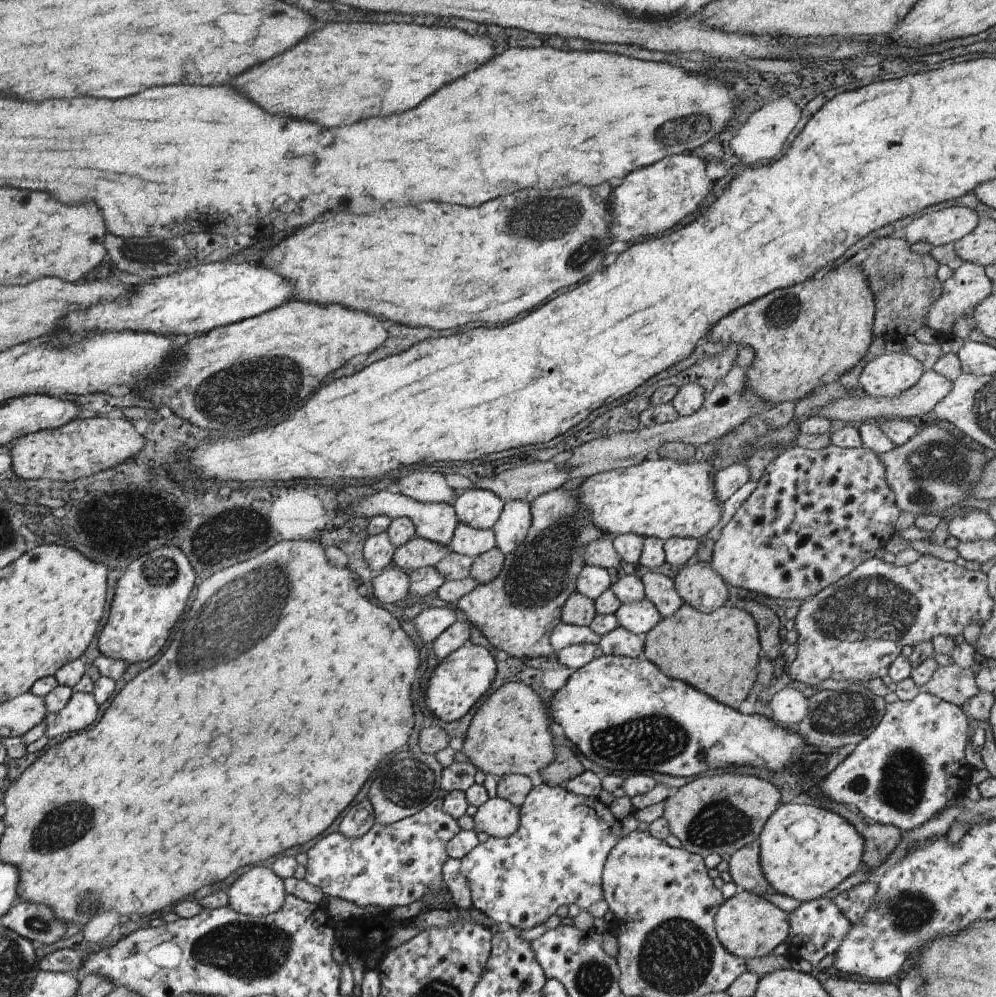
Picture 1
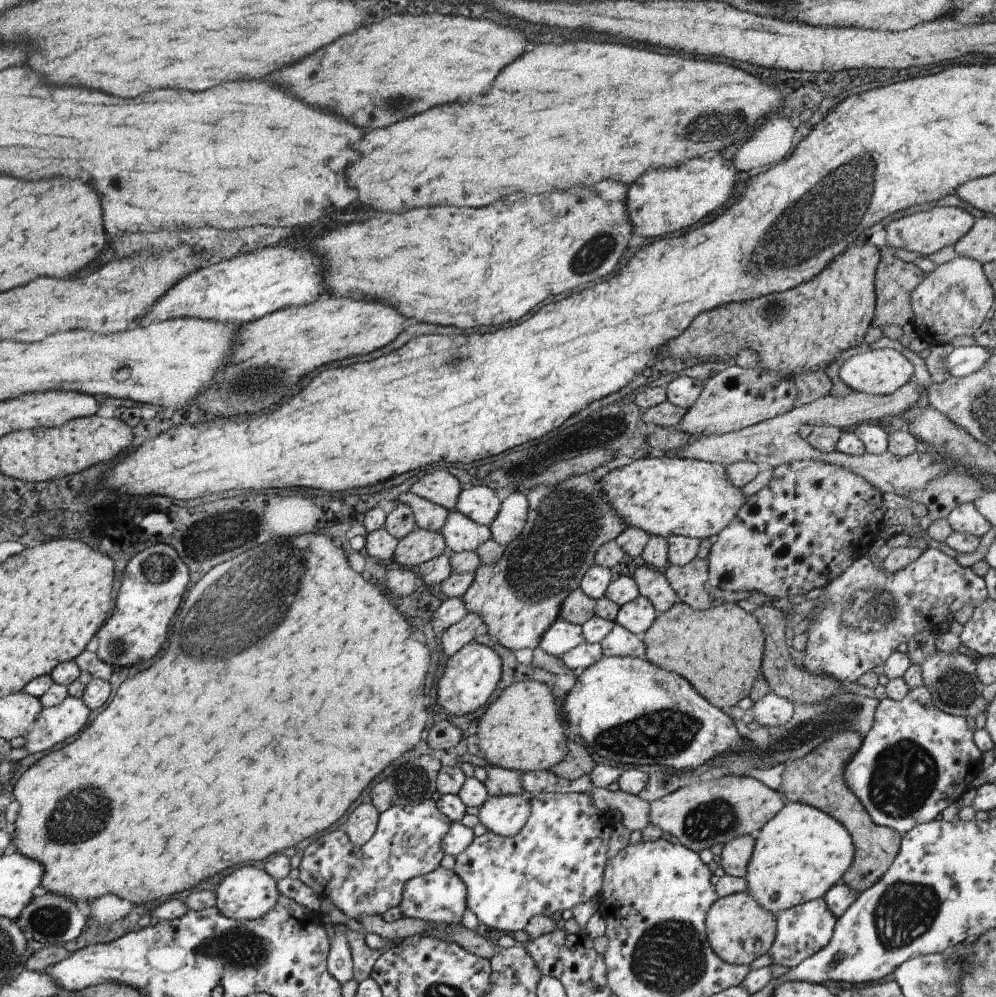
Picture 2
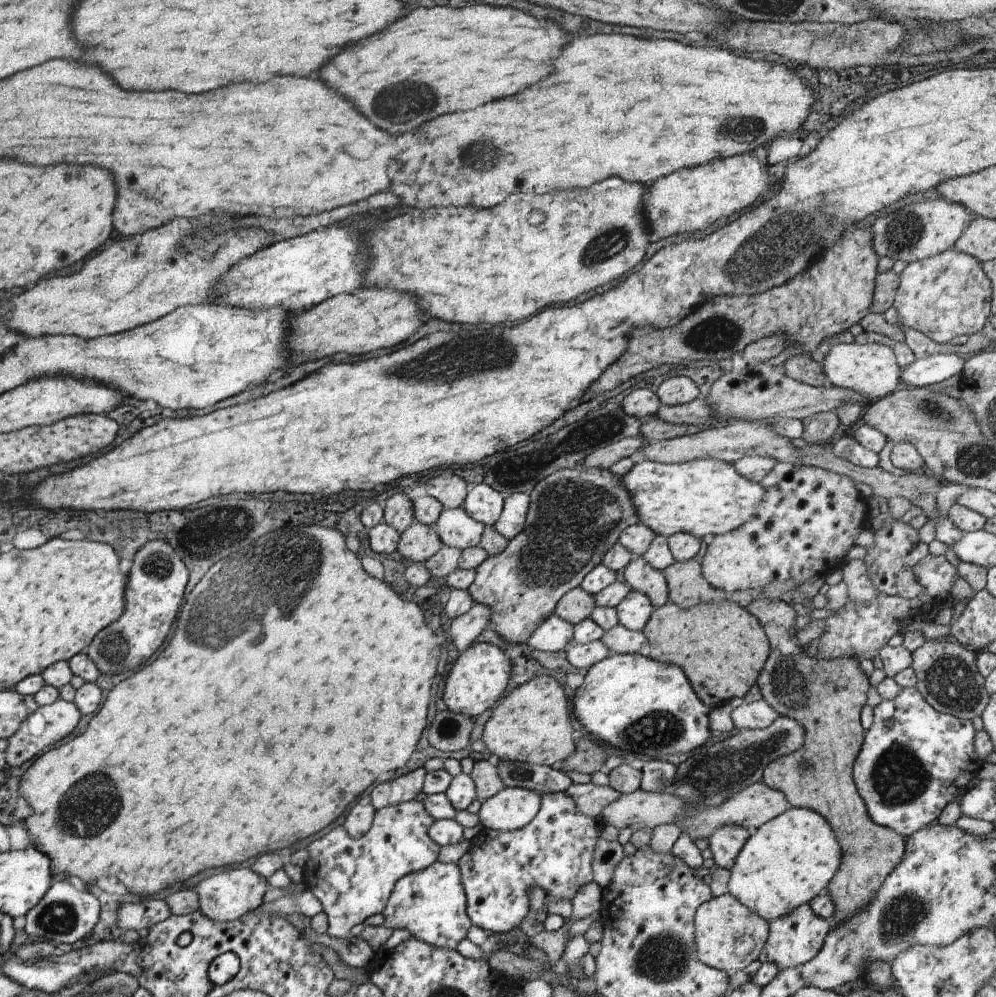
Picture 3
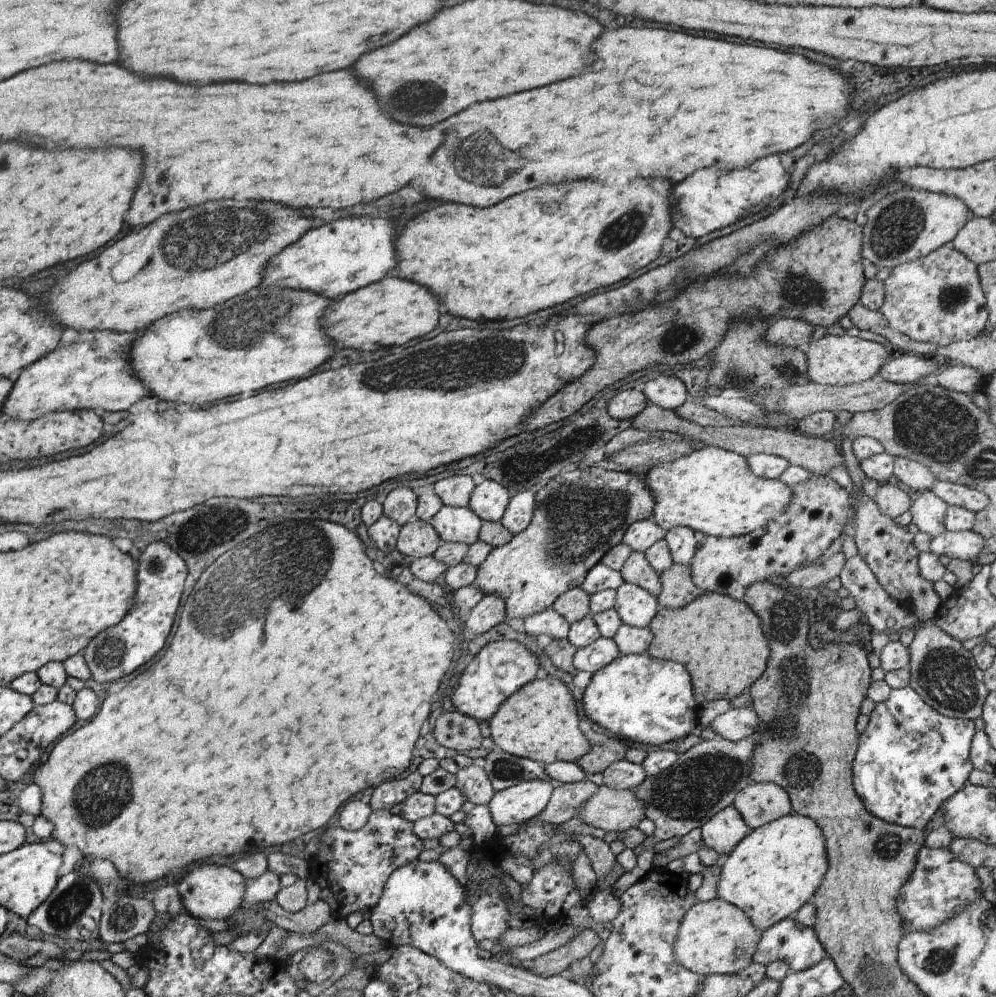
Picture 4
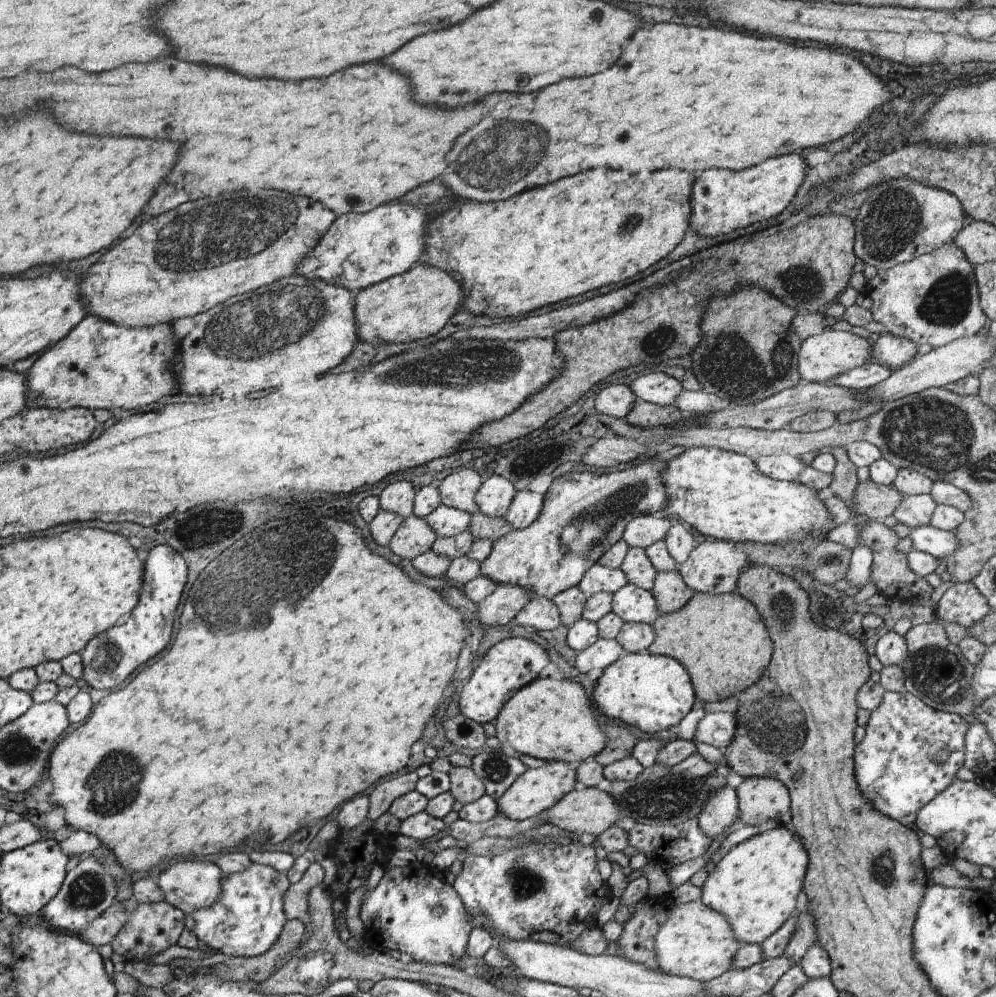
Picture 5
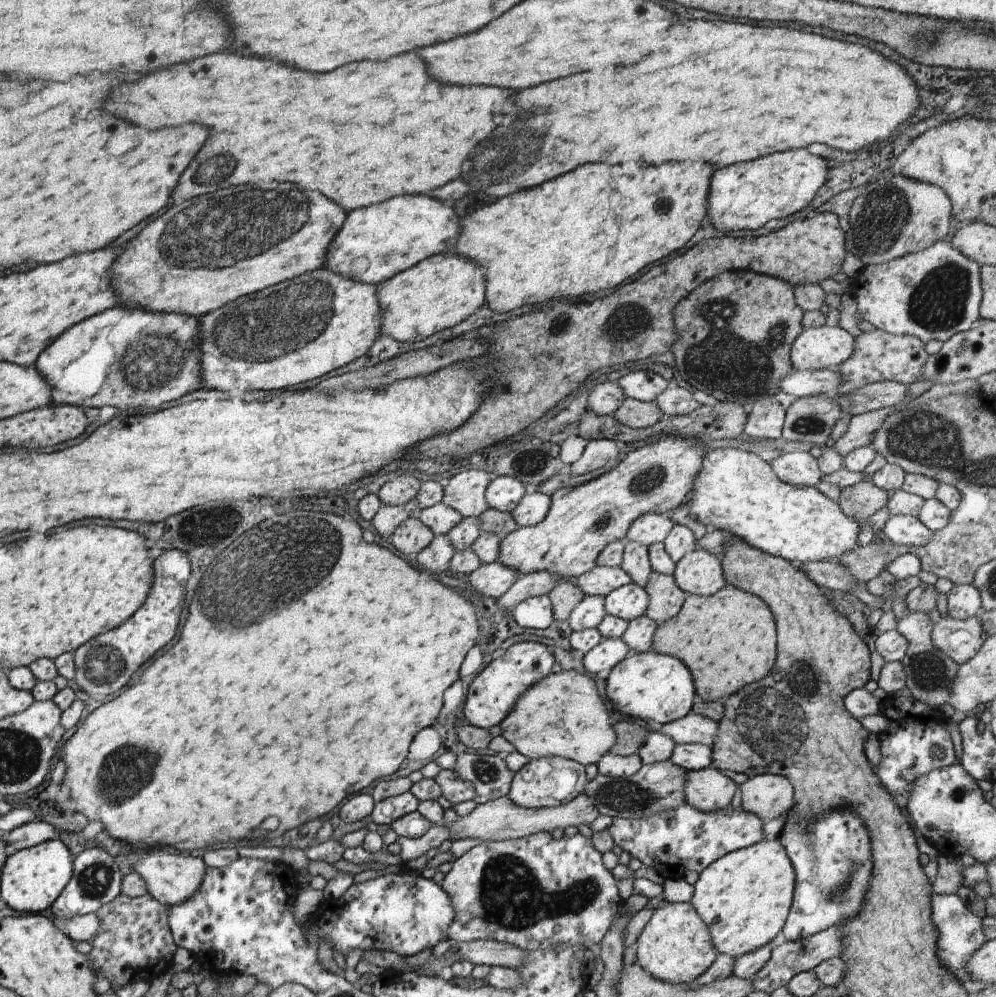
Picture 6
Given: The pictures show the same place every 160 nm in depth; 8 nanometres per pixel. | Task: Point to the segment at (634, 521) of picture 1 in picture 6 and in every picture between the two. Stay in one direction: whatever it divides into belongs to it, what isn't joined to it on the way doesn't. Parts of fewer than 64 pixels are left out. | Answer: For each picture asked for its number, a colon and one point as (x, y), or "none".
2: (666, 495)
3: (704, 496)
4: (711, 490)
5: (721, 494)
6: (736, 492)

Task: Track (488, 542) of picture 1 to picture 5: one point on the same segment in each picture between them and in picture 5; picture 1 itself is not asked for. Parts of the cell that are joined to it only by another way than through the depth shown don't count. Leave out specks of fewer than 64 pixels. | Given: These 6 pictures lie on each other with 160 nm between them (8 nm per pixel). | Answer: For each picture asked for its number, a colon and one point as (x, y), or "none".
2: (460, 534)
3: (455, 527)
4: (453, 524)
5: (445, 521)

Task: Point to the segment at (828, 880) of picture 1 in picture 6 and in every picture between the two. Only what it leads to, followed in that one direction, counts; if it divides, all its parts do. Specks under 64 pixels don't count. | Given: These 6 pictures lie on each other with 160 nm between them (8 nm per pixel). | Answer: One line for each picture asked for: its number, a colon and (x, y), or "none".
2: (798, 855)
3: (790, 859)
4: (771, 872)
5: (755, 885)
6: (743, 898)

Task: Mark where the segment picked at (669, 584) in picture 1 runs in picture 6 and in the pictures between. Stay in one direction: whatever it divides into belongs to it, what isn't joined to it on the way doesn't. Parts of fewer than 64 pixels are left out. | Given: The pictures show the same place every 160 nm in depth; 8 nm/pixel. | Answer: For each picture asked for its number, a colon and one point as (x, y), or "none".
2: (651, 583)
3: (639, 574)
4: (636, 570)
5: (639, 571)
6: (634, 563)

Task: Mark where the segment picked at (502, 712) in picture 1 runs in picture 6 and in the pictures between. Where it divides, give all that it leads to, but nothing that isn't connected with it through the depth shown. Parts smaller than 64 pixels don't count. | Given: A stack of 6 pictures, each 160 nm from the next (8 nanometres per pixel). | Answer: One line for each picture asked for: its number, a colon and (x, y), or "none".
2: (520, 730)
3: (530, 724)
4: (538, 722)
5: (549, 719)
6: (563, 716)

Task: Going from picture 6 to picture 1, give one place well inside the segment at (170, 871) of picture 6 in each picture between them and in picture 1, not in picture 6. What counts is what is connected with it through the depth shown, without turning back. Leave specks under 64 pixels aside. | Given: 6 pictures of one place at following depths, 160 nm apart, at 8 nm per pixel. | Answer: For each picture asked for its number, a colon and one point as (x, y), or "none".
1: (258, 892)
2: (248, 892)
3: (225, 896)
4: (211, 892)
5: (189, 885)

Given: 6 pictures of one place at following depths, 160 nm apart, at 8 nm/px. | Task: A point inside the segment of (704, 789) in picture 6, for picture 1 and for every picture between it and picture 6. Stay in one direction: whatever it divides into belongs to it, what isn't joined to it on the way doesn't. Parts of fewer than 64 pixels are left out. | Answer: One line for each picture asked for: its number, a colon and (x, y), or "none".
1: (743, 866)
2: (734, 856)
3: (726, 842)
4: (723, 830)
5: (720, 811)

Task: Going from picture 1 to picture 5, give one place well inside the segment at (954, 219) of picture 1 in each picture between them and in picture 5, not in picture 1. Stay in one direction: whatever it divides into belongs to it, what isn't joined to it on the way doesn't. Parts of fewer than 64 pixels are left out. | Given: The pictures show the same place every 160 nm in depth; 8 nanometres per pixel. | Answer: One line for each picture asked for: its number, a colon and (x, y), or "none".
2: (926, 232)
3: (921, 229)
4: (909, 223)
5: (899, 219)

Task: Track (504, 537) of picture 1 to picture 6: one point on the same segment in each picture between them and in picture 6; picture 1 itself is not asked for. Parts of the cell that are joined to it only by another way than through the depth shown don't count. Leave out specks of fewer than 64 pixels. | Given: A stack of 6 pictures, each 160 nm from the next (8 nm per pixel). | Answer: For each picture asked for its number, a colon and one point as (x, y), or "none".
2: (509, 522)
3: (513, 515)
4: (518, 511)
5: (523, 509)
6: (532, 508)

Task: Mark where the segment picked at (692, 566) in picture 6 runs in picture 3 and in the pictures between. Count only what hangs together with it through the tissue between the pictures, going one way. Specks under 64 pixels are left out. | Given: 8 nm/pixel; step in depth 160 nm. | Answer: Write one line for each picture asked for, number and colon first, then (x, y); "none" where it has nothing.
3: (805, 524)
4: (817, 509)
5: (713, 567)

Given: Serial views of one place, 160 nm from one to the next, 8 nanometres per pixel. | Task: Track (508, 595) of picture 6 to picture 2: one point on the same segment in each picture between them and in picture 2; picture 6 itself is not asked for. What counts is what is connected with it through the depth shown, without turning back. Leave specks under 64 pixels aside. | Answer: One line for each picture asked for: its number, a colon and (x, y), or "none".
2: (455, 636)
3: (462, 630)
4: (490, 610)
5: (505, 601)

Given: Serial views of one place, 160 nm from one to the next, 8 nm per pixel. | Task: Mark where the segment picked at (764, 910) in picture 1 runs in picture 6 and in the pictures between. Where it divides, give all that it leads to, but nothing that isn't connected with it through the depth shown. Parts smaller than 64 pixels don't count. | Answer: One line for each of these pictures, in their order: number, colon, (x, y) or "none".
2: (739, 930)
3: (727, 936)
4: (713, 937)
5: (692, 941)
6: (674, 947)

